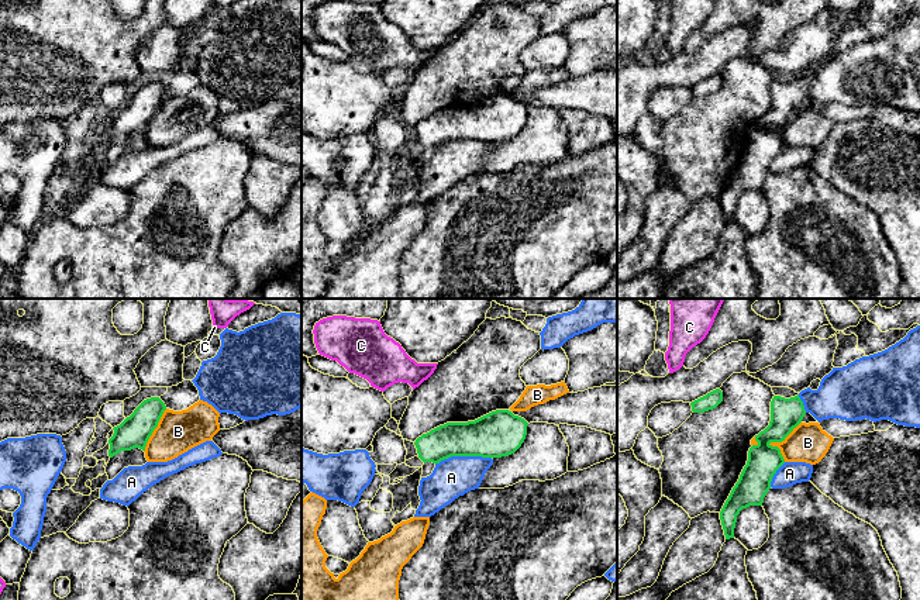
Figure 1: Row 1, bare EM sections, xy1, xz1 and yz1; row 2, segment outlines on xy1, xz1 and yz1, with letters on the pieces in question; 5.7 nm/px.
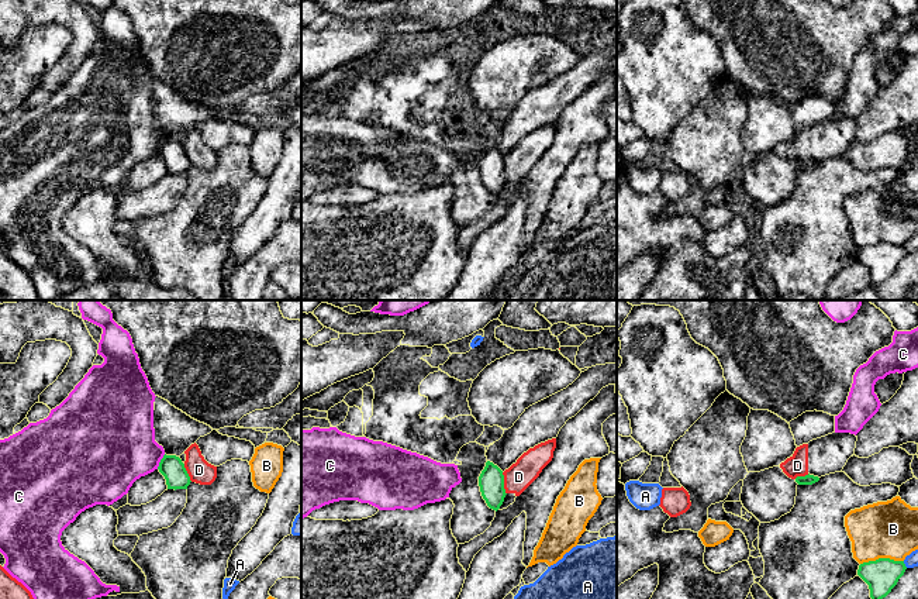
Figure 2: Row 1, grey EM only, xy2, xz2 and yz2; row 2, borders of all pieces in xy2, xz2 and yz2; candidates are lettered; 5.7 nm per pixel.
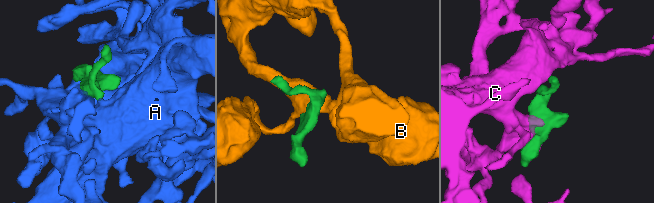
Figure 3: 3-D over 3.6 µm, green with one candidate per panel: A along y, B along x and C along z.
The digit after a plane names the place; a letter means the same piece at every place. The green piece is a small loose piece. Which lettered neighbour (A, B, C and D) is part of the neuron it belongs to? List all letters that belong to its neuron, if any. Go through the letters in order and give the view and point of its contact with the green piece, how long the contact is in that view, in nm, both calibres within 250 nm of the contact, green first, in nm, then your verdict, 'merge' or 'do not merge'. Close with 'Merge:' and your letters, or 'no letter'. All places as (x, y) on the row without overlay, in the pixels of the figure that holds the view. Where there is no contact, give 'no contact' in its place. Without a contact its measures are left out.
A: meets green in xz1 at (462, 140); contact 320 nm long; 260 nm thick on the green side, 220 nm on the other; merge
B: meets green in yz1 at (775, 126); contact 260 nm long; 190 nm thick on the green side, 220 nm on the other; do not merge
C: meets green in xy2 at (161, 145); contact 100 nm long; 140 nm thick on the green side, 400 nm on the other; do not merge
D: meets green in xz2 at (503, 168); contact 130 nm long; 140 nm thick on the green side, 160 nm on the other; do not merge
Merge: A

